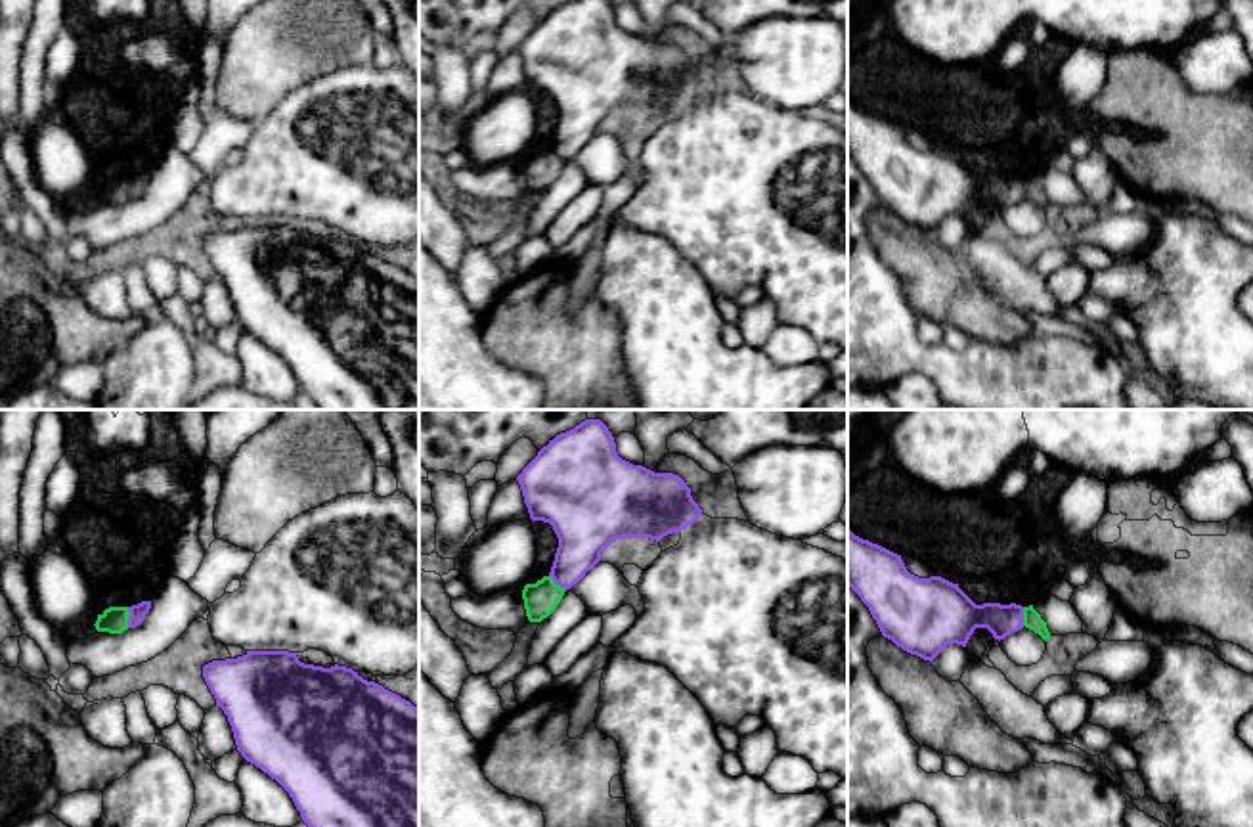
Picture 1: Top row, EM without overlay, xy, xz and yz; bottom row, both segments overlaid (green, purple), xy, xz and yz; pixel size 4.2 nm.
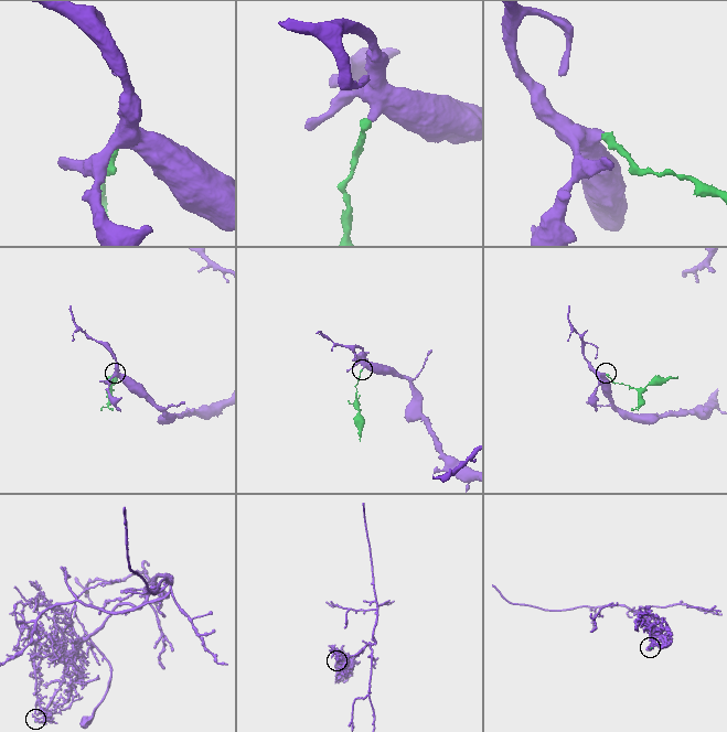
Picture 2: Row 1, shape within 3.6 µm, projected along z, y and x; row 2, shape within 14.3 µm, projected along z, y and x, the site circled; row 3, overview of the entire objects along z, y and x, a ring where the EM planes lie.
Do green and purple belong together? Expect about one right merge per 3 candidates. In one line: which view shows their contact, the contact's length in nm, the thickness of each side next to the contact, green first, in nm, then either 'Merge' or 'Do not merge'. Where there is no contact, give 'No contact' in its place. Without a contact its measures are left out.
Touches green in xy. Shared border 90 nm. Thickness 110 nm (green) against 70 nm. Do not merge

